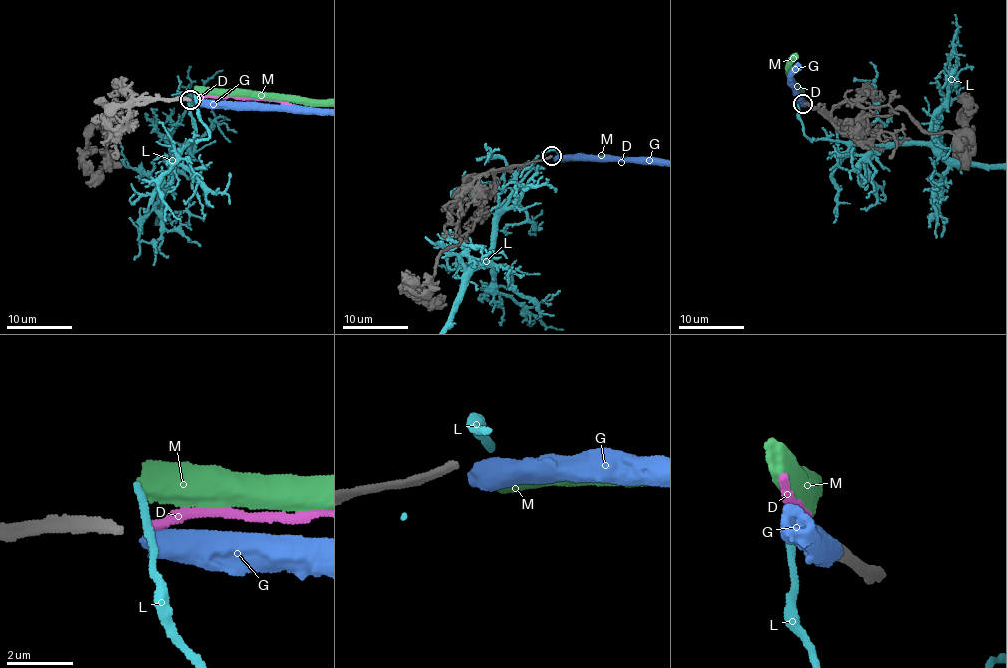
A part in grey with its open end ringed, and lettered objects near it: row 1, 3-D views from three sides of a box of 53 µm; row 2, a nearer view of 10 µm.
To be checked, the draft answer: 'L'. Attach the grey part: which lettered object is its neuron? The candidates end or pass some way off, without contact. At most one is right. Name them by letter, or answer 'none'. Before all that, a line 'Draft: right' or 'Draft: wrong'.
Draft: wrong
none

